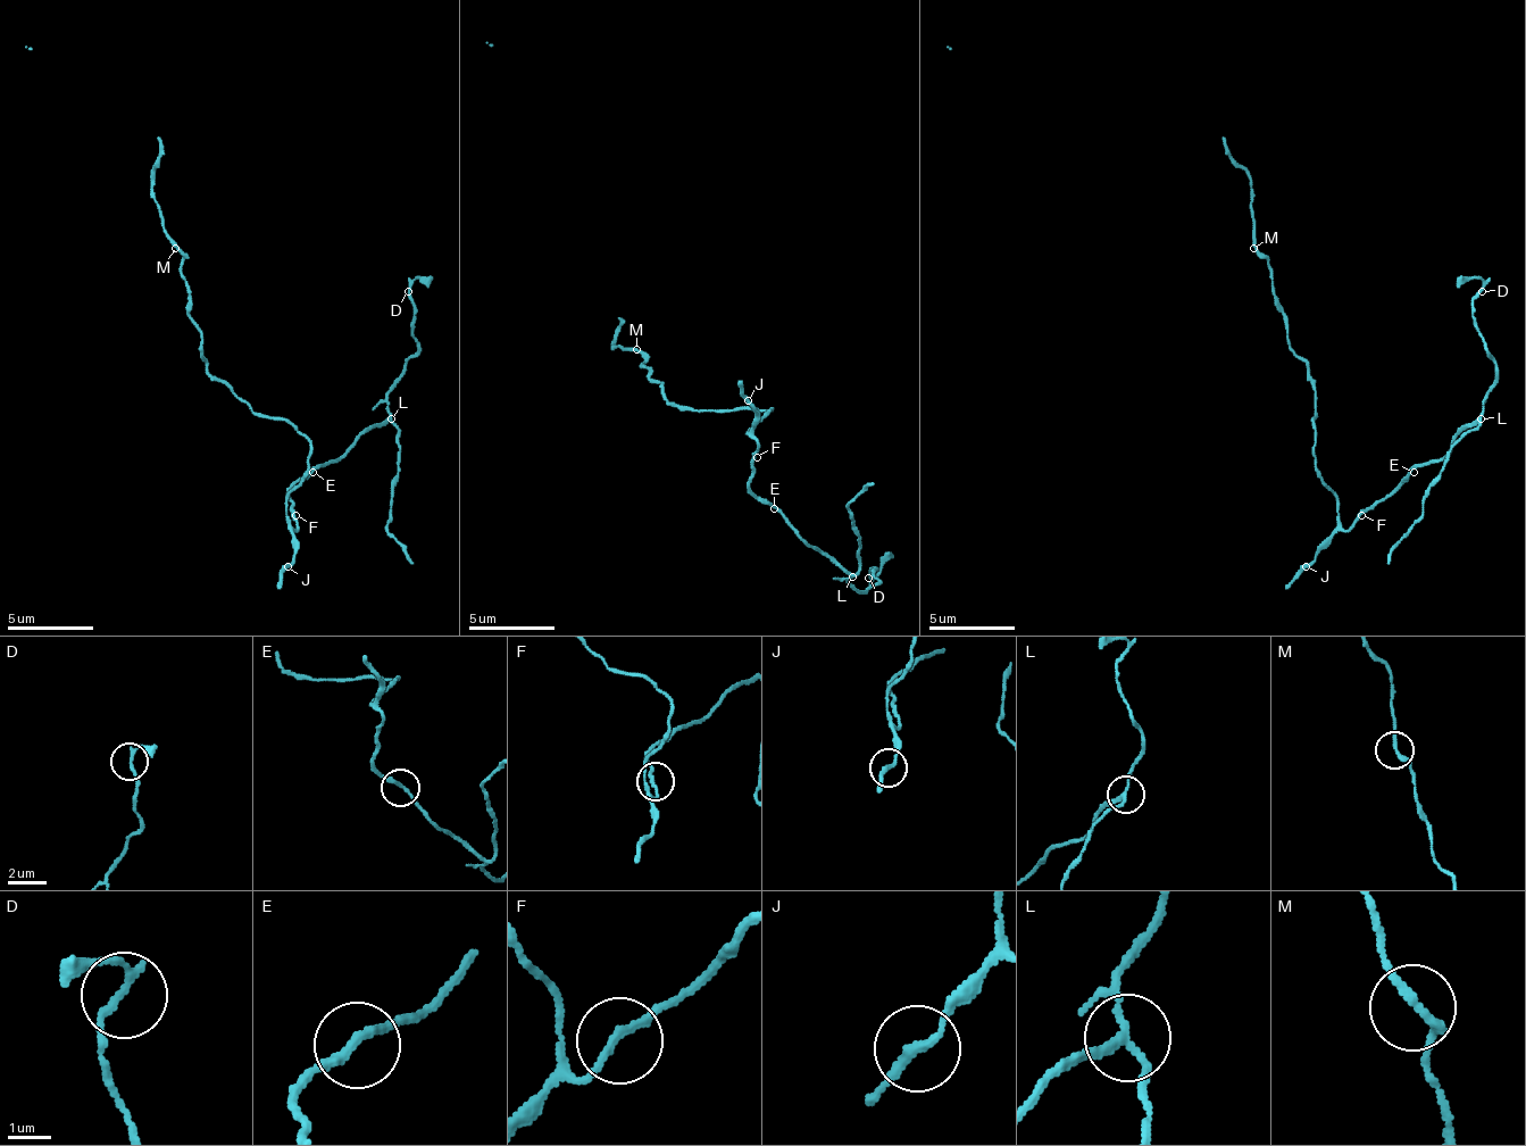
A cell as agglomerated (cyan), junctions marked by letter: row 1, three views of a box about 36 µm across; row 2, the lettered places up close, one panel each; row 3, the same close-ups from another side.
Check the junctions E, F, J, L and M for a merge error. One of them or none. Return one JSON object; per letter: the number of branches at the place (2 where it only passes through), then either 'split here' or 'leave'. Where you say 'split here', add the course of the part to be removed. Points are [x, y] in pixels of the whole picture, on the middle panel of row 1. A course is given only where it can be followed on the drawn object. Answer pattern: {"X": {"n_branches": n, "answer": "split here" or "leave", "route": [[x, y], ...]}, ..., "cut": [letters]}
{"E": {"n_branches": 2, "answer": "leave"}, "F": {"n_branches": 2, "answer": "leave"}, "J": {"n_branches": 2, "answer": "leave"}, "L": {"n_branches": 3, "answer": "split here", "route": [[851, 578], [847, 581], [856, 590], [877, 581], [873, 569], [873, 578], [890, 551]]}, "M": {"n_branches": 2, "answer": "leave"}, "cut": ["L"]}

